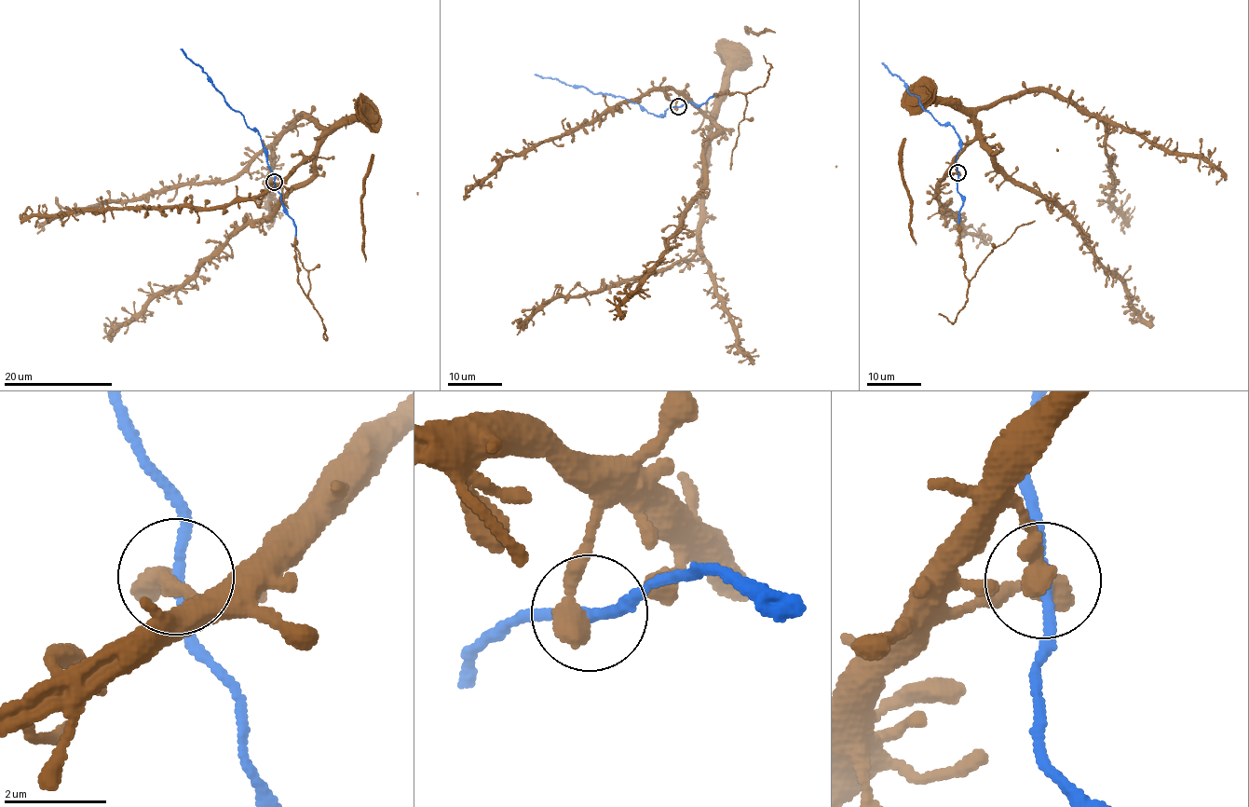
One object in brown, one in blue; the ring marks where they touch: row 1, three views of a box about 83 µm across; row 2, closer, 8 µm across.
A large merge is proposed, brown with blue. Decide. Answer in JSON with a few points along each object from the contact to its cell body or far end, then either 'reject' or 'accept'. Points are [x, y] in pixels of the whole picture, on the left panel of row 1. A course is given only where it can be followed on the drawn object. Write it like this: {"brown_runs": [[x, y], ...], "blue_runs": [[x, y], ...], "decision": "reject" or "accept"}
{"brown_runs": [[274, 182], [312, 153], [323, 130], [309, 119], [293, 118], [227, 180], [68, 209], [36, 233]], "blue_runs": [[274, 182], [265, 148], [256, 130], [250, 129], [239, 113], [232, 110], [199, 65], [190, 61], [180, 48]], "decision": "accept"}

